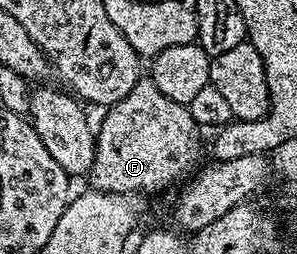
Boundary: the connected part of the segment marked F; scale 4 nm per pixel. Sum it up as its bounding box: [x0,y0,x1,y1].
[91,78,200,194]

